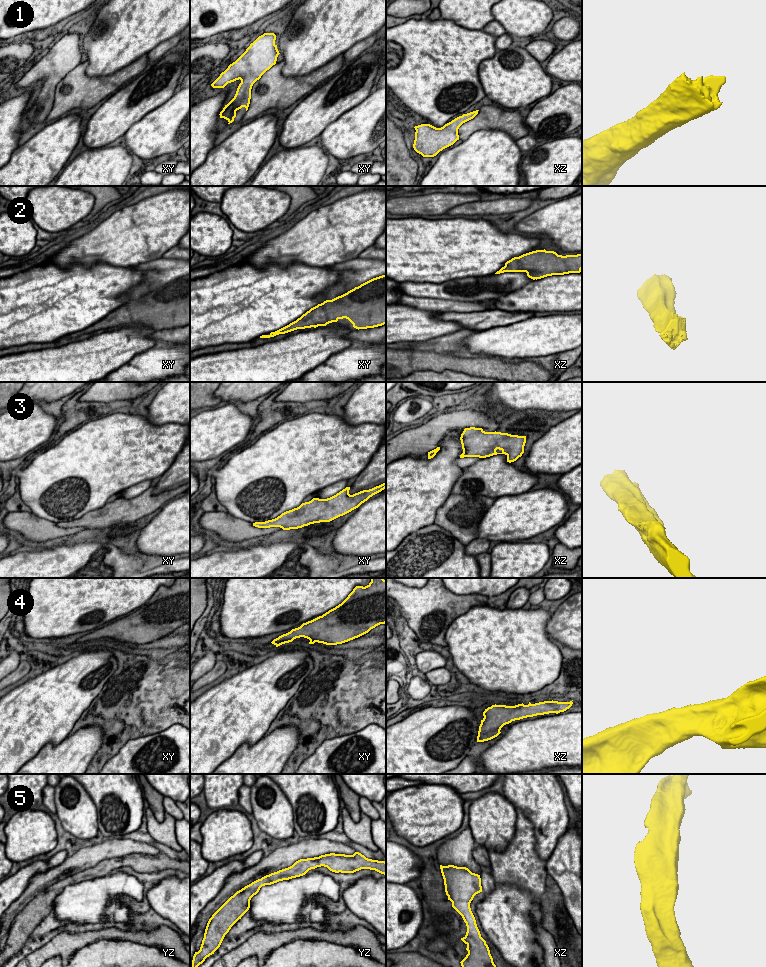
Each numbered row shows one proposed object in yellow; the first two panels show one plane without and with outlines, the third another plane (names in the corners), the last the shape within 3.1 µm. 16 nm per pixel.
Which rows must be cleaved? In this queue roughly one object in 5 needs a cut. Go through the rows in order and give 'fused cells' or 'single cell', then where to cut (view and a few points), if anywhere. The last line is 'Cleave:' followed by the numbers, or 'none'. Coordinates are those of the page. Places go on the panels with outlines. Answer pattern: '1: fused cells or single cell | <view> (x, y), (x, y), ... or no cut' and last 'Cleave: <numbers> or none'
1: single cell | no cut
2: single cell | no cut
3: single cell | no cut
4: single cell | no cut
5: single cell | no cut
Cleave: none

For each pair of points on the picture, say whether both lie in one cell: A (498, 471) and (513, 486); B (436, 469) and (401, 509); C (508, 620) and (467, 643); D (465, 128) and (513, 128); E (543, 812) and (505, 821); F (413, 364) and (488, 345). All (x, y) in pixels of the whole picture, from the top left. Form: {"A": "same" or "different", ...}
{"A": "same", "B": "same", "C": "same", "D": "same", "E": "different", "F": "different"}

